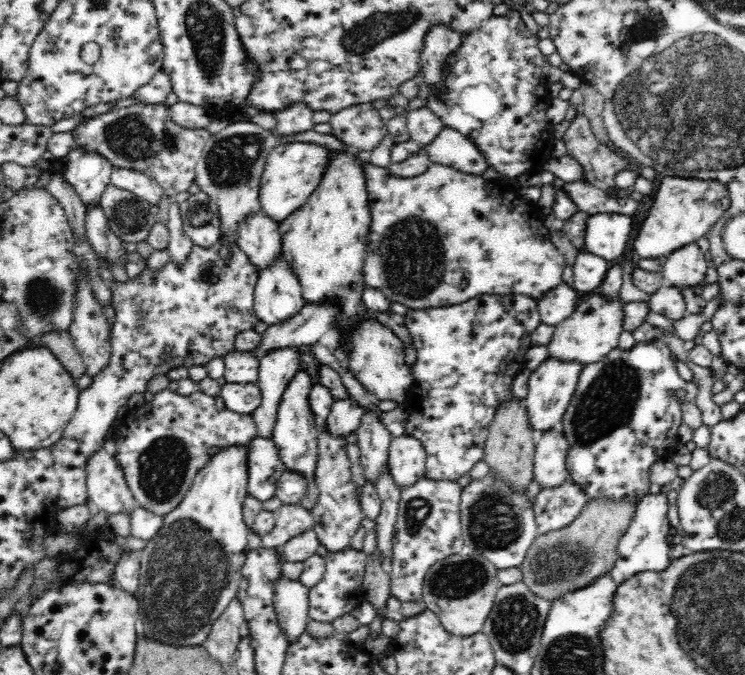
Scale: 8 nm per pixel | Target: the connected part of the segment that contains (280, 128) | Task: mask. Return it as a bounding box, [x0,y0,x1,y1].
[273,101,314,136]

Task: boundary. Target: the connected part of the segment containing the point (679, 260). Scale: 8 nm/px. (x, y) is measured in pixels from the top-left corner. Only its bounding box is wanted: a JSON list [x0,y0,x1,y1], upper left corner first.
[663,243,709,288]

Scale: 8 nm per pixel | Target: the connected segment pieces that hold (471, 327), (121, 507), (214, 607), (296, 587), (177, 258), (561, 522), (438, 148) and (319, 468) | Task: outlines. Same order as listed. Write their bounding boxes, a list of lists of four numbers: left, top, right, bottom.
[[402,294,540,482],[86,448,137,517],[136,446,249,647],[274,573,310,645],[166,200,194,266],[532,479,587,535],[423,128,488,175],[307,384,363,552]]

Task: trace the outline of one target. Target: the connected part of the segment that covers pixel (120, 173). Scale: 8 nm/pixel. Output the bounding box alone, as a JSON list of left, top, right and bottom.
[110,169,165,206]

